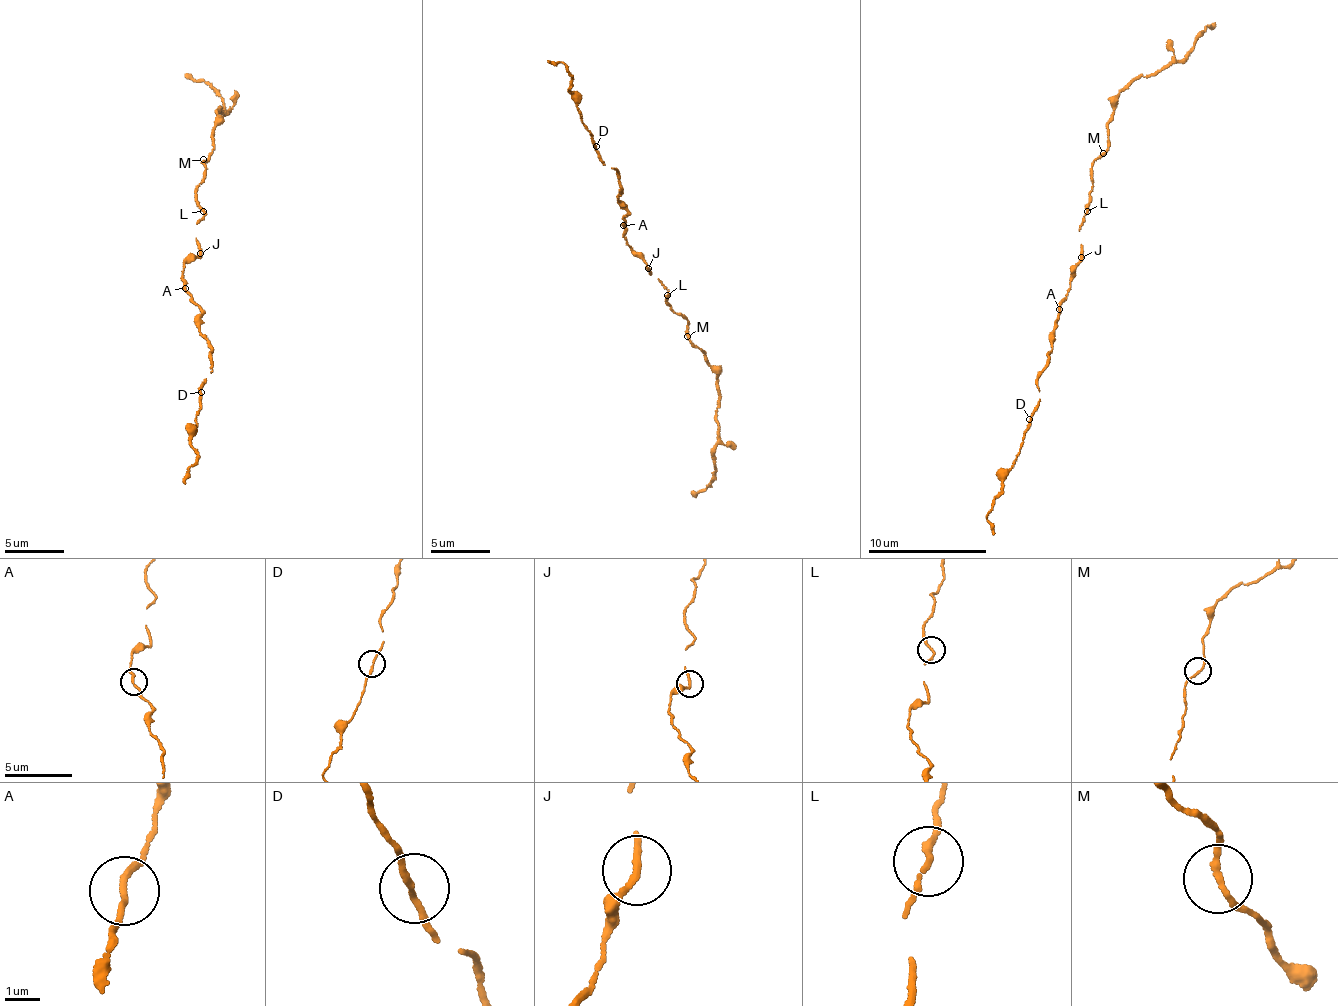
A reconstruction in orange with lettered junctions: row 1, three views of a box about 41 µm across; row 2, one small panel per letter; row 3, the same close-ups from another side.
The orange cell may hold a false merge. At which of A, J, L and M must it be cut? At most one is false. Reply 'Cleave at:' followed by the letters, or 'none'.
Cleave at: none

